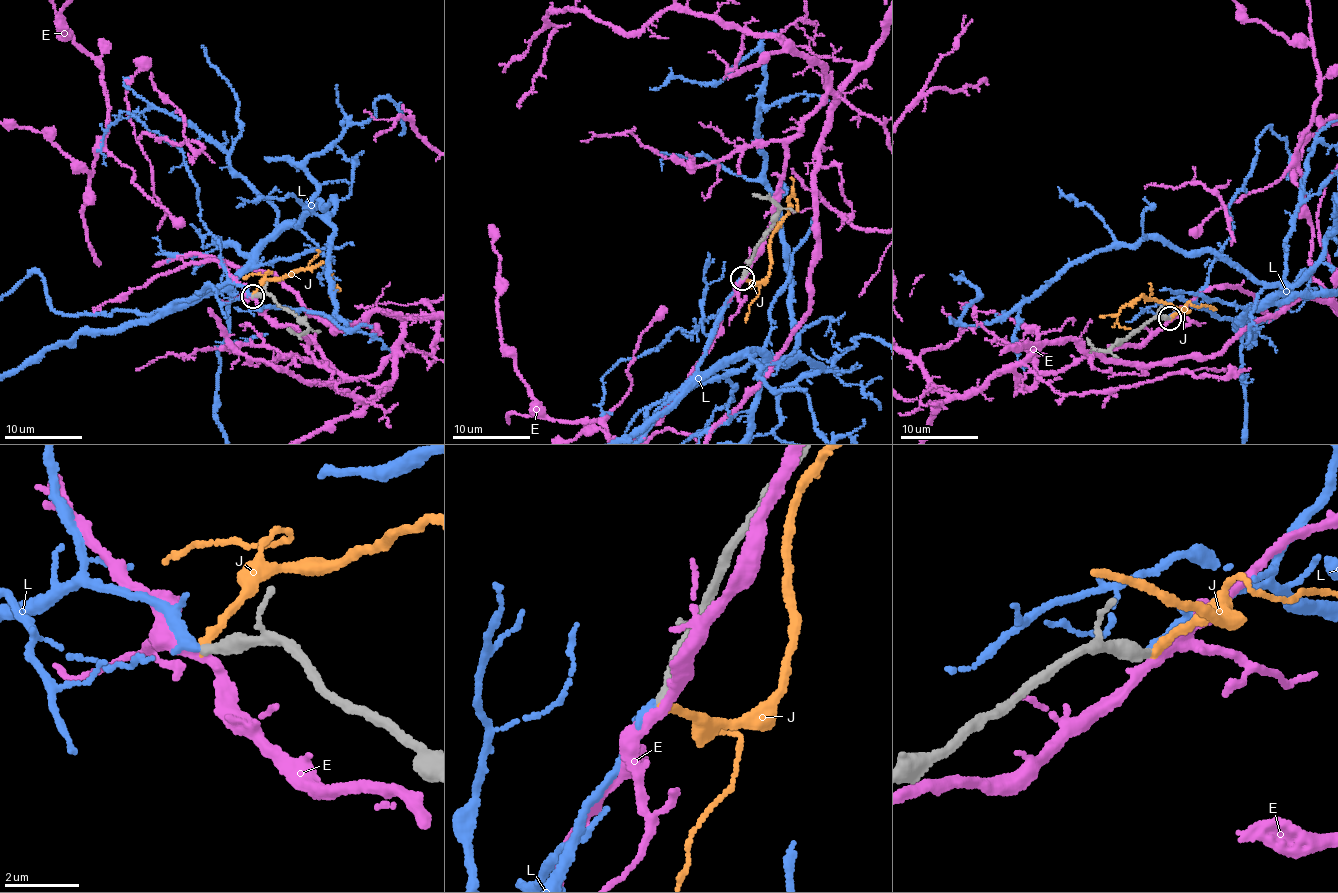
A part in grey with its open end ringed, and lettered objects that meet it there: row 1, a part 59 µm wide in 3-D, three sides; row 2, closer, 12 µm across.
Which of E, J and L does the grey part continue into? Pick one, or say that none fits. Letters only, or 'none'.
L

